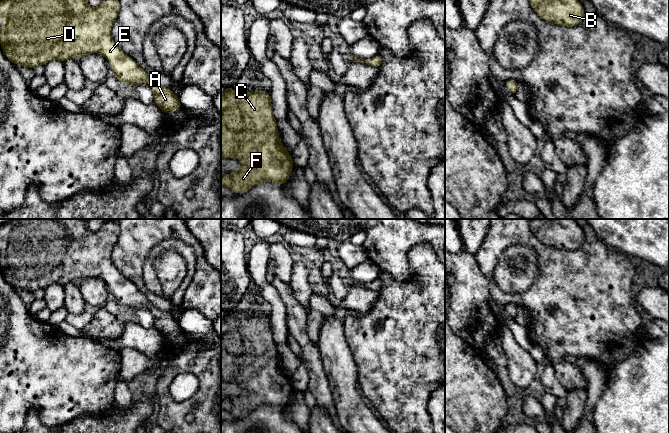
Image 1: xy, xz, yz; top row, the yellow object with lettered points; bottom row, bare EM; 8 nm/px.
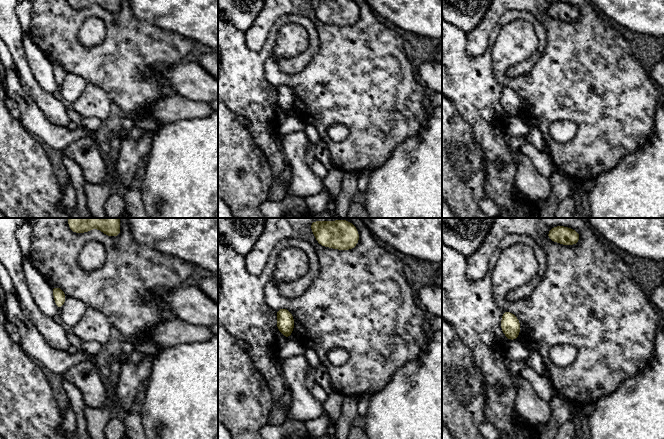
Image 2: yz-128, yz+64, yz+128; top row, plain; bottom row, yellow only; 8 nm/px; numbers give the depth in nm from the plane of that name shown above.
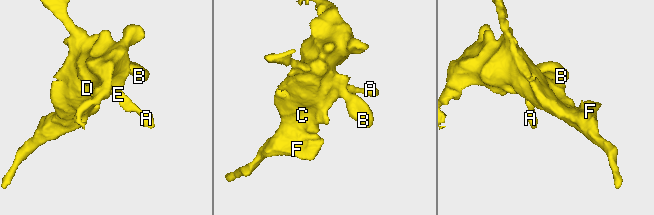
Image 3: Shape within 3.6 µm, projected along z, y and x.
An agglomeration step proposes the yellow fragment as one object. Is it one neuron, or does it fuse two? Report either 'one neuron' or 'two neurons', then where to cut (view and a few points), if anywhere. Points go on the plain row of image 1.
one neuron | no cut

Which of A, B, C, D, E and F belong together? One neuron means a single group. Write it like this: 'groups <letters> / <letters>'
groups A B C D E F

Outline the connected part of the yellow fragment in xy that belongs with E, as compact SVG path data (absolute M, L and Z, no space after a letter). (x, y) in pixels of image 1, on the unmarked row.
M12 219L0 225L0 243L8 246L0 250L0 268L8 284L31 293L53 283L64 286L69 282L99 277L112 288L113 299L123 309L145 306L151 310L154 327L163 337L179 334L181 327L171 312L154 307L111 262L111 253L119 234L119 224L111 220L105 221L98 231L91 232L84 219Z

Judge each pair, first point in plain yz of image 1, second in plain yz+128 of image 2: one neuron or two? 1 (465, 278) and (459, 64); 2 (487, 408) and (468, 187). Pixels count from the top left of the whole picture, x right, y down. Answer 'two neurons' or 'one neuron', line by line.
1: one neuron
2: one neuron

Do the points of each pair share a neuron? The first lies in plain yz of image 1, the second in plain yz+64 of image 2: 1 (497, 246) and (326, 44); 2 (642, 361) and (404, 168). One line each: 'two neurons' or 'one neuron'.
1: one neuron
2: one neuron

